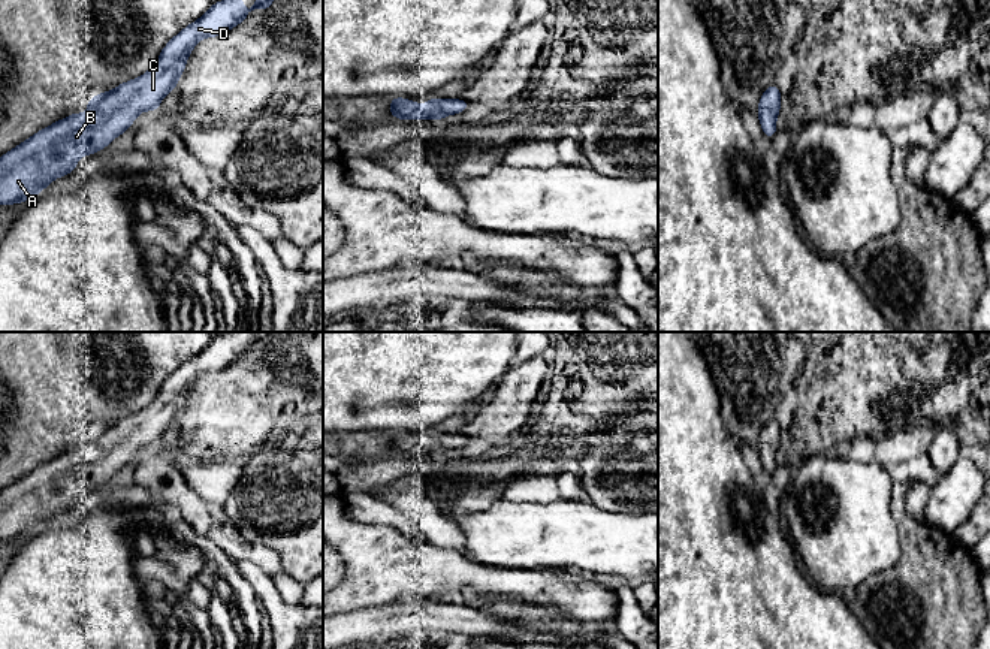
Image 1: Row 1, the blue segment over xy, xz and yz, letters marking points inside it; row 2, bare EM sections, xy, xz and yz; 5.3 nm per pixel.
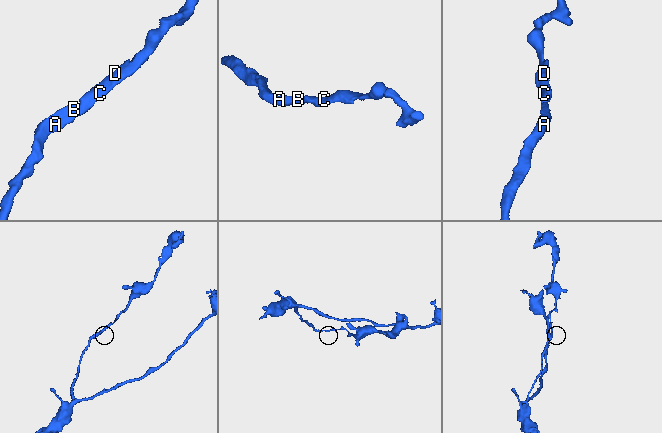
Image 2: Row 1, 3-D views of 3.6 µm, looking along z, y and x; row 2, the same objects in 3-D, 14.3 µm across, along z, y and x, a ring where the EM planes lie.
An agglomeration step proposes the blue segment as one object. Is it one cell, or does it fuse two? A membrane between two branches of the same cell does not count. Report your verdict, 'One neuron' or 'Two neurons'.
One neuron

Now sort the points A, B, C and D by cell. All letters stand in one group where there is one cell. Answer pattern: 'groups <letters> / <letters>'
groups A B C D

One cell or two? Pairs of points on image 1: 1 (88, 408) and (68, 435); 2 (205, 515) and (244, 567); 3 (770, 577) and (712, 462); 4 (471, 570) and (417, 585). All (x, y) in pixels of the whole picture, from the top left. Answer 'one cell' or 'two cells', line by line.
1: two cells
2: two cells
3: one cell
4: one cell

